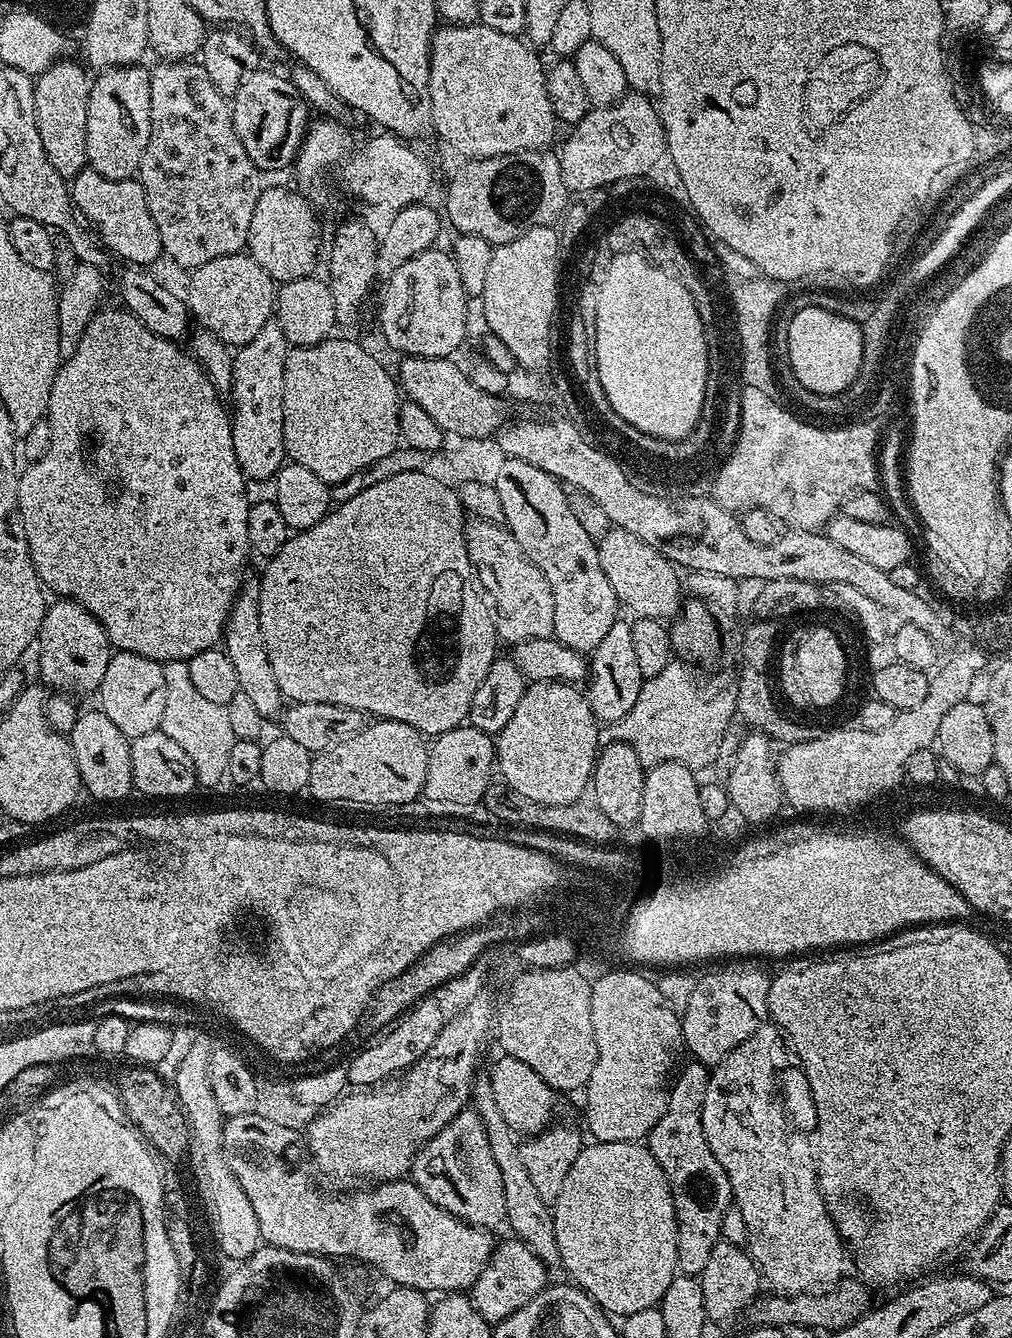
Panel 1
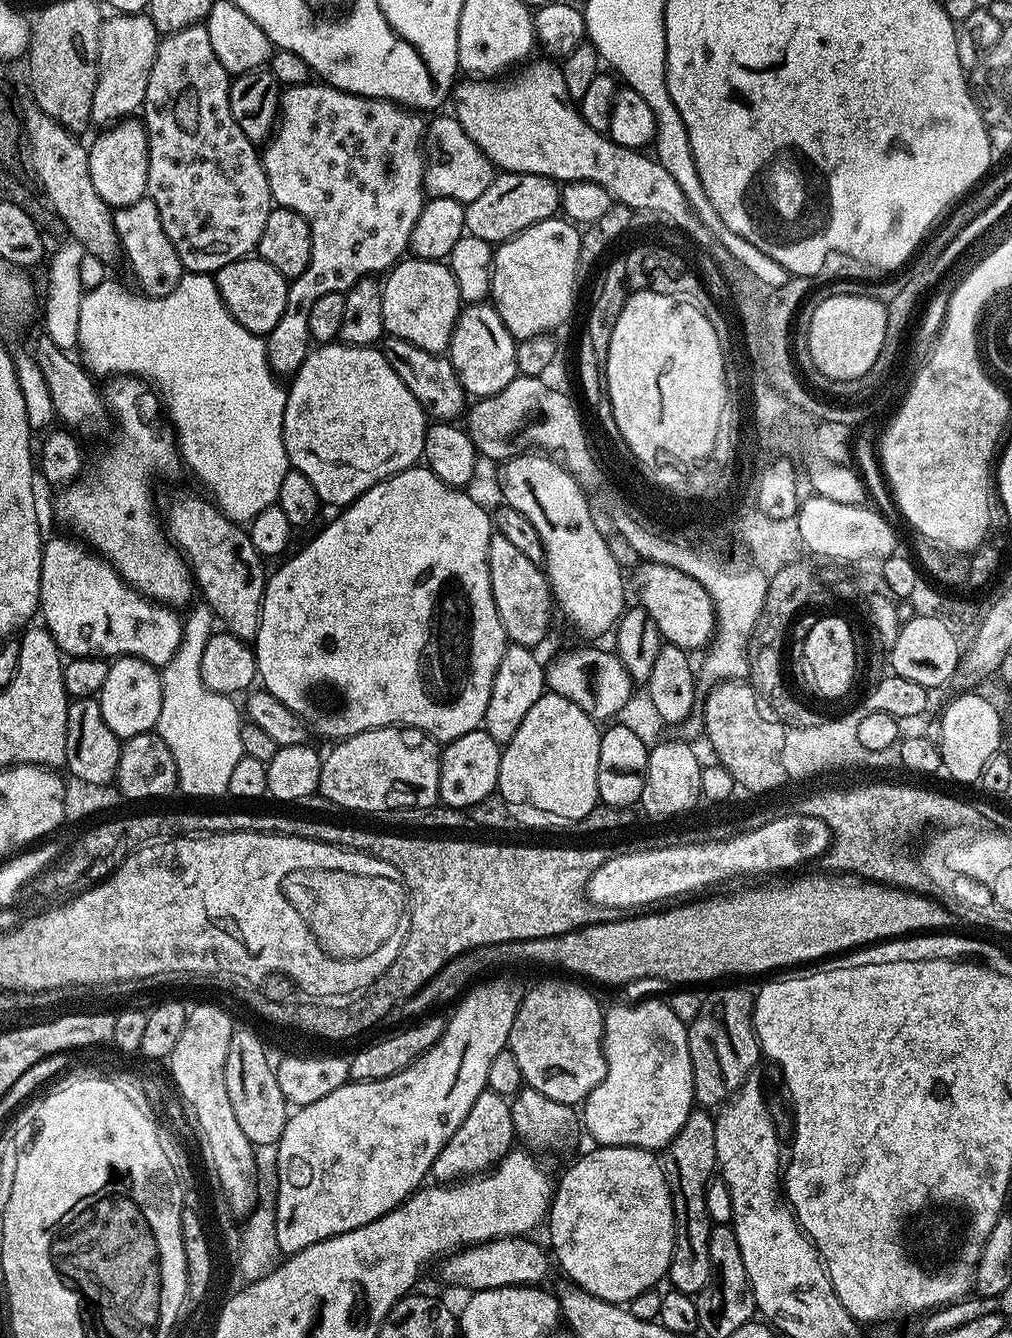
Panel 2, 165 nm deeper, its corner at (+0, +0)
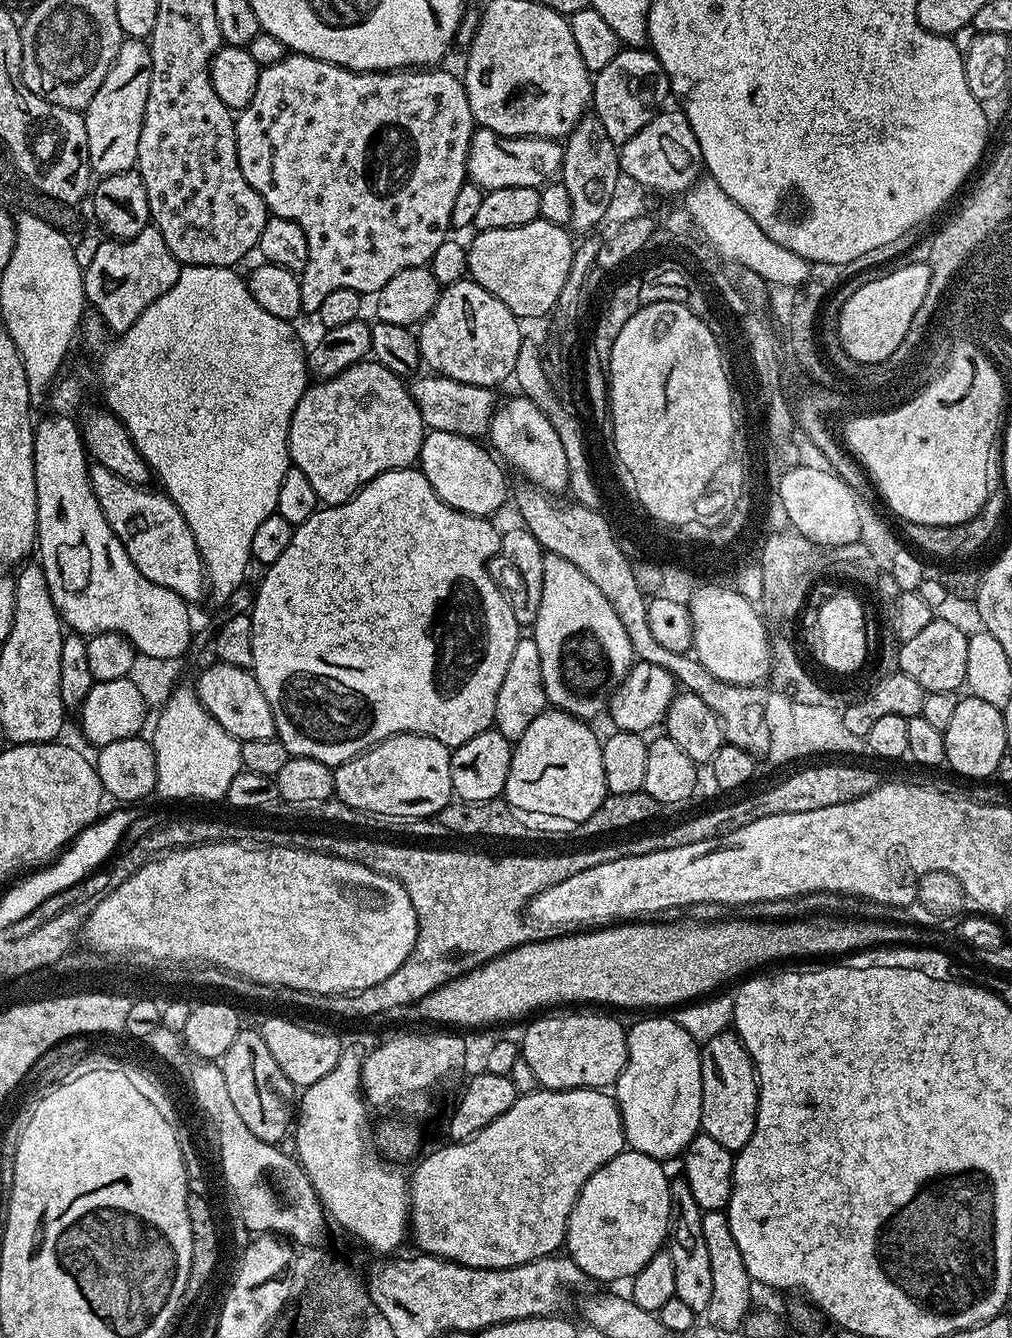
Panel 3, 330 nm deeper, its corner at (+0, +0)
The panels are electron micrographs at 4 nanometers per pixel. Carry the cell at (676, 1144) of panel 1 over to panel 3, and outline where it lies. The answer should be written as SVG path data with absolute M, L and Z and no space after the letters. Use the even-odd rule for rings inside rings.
M684 1178L673 1179L670 1183L672 1218L668 1225L666 1251L674 1262L674 1286L676 1296L698 1314L707 1313L714 1277L710 1270L710 1253L706 1250L706 1238L702 1234L704 1212L694 1200L690 1186Z

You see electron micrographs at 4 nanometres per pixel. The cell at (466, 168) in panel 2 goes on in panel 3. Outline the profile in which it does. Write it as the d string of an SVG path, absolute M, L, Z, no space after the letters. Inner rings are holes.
M477 127L472 134L470 142L470 150L468 151L468 180L471 183L483 188L485 192L493 192L494 190L502 190L502 186L530 186L531 188L541 189L545 184L549 183L553 178L559 177L560 167L564 164L564 146L560 140L547 140L546 138L538 138L537 136L503 136L489 128Z

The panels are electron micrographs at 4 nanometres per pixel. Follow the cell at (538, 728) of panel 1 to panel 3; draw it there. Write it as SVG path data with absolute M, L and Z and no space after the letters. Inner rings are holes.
M545 710L530 722L526 734L515 741L512 749L512 761L510 762L510 774L506 778L502 796L514 807L516 812L525 814L529 809L537 812L556 813L561 816L569 816L573 819L594 814L598 806L602 806L605 796L609 795L606 786L606 774L602 766L602 740L591 732L589 725L565 712Z

